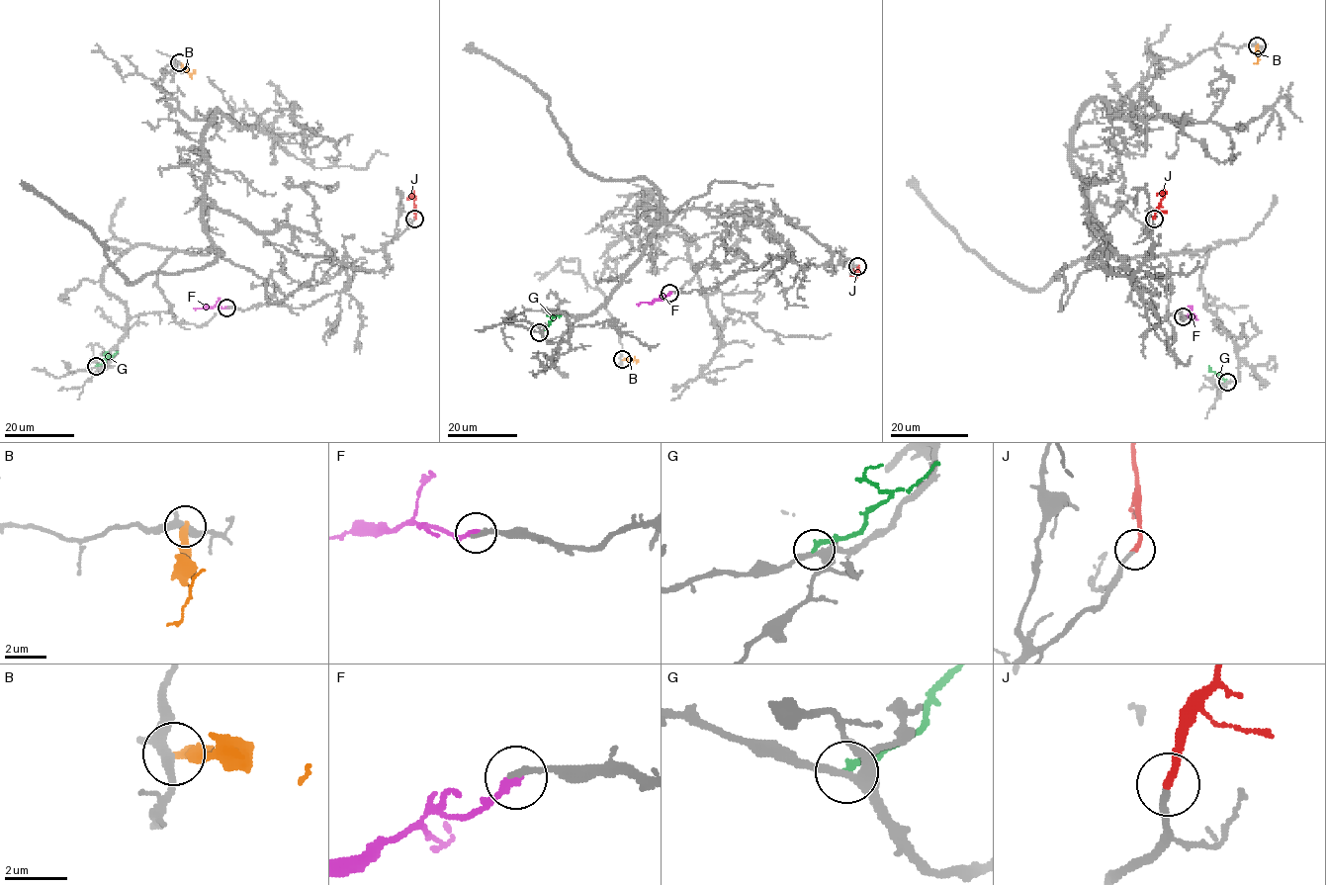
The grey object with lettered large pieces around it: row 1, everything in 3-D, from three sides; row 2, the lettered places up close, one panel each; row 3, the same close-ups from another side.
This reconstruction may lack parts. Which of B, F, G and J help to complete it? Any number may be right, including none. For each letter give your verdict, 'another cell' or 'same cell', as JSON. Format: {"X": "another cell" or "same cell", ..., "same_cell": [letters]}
{"B": "another cell", "F": "another cell", "G": "another cell", "J": "same cell", "same_cell": ["J"]}

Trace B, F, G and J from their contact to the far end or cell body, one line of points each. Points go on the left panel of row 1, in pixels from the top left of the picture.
B: (179, 62), (191, 74), (193, 69)
F: (226, 308), (193, 308)
G: (96, 366), (118, 351)
J: (414, 219), (414, 198), (406, 198)

